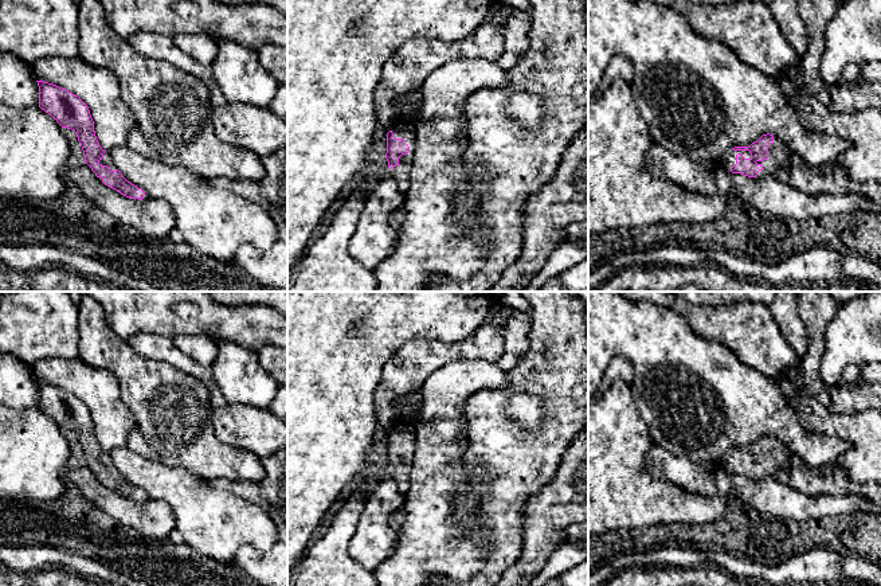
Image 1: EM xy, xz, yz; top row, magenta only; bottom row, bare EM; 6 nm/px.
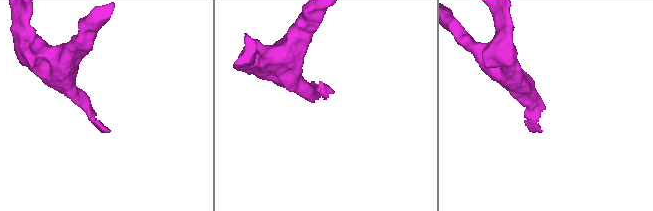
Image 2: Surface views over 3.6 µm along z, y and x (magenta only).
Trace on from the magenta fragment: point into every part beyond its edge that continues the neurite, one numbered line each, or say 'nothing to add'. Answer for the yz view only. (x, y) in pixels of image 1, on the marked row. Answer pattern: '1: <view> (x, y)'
1: yz (729, 157)

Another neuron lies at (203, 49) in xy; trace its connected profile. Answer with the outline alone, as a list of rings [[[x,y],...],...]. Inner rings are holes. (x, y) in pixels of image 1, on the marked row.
[[[176,34],[172,36],[176,46],[204,66],[212,66],[218,55],[216,38],[204,34]]]

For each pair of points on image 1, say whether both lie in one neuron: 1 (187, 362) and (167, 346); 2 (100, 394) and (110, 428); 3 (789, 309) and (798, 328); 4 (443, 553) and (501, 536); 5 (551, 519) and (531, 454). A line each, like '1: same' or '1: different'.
1: same
2: same
3: same
4: different
5: different

